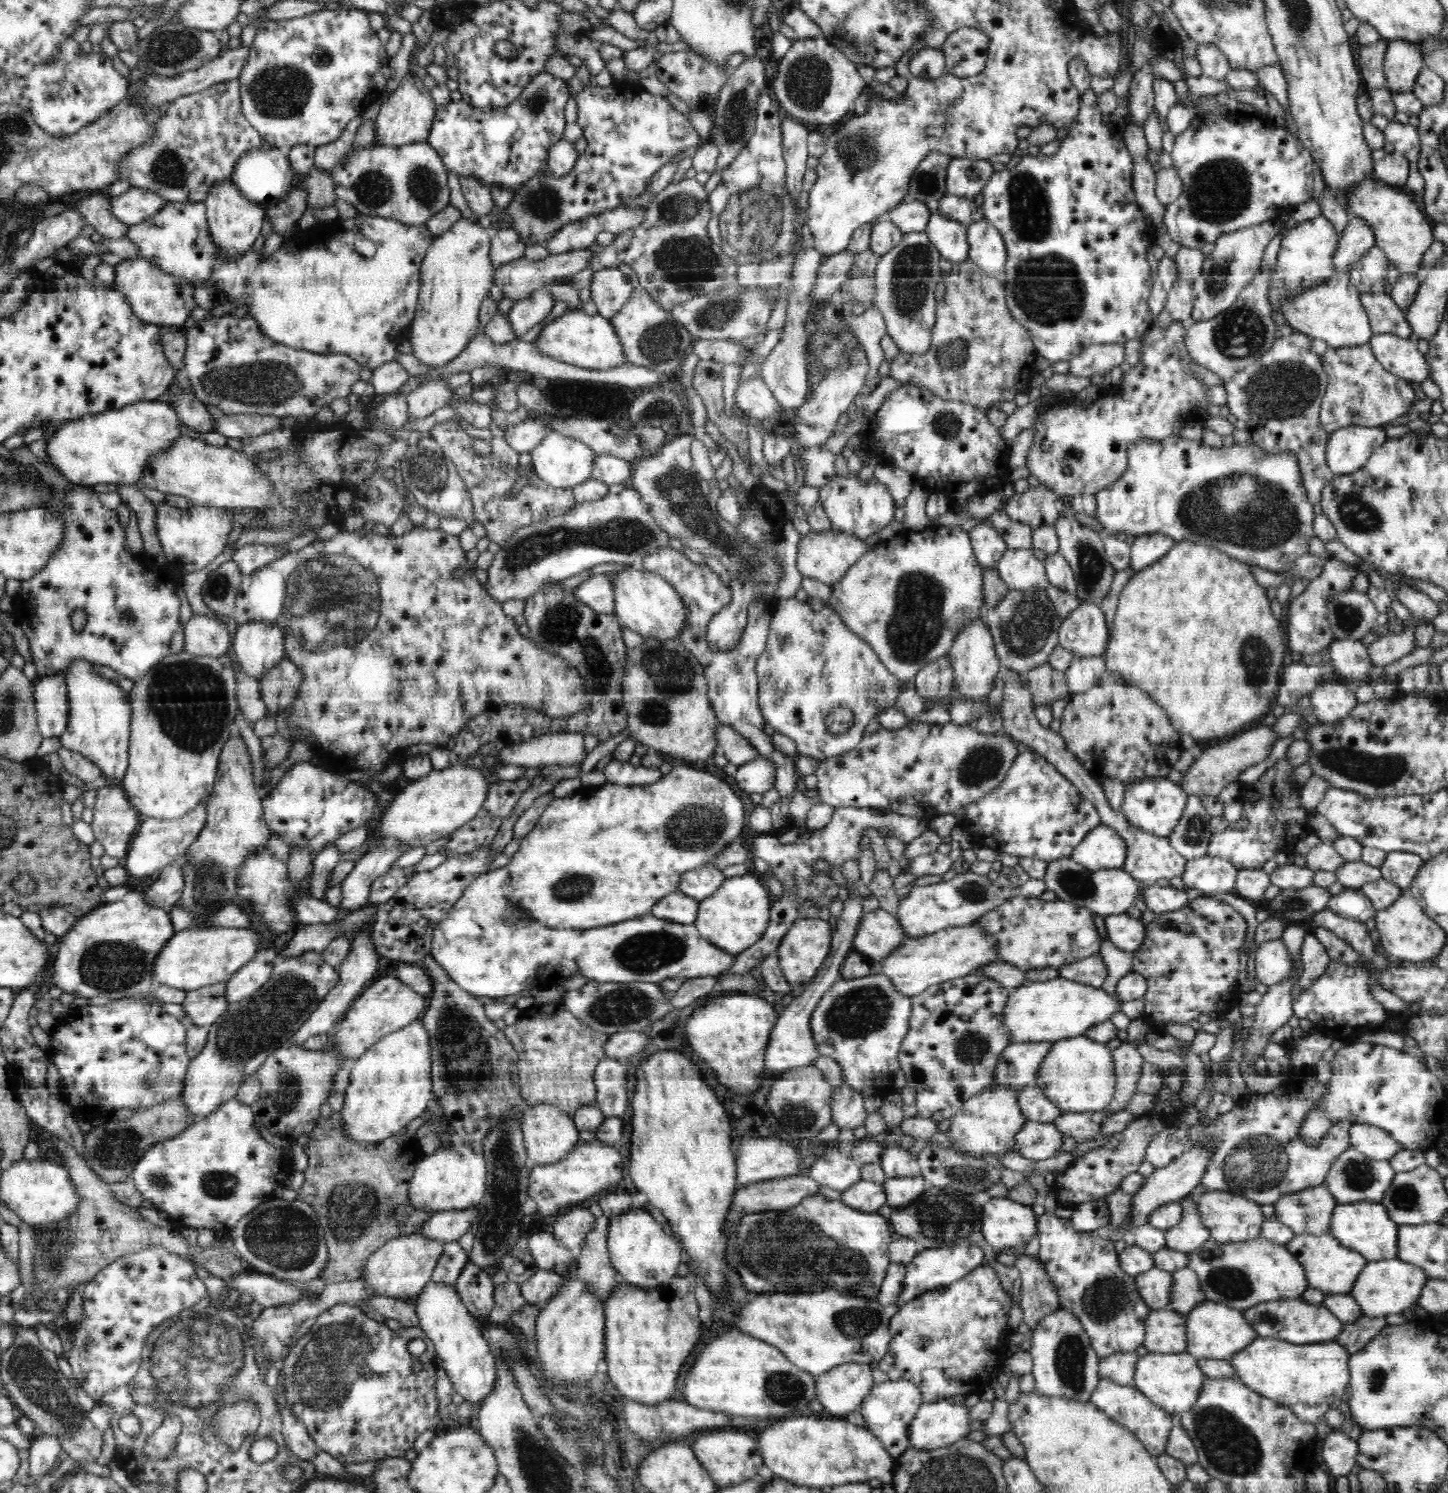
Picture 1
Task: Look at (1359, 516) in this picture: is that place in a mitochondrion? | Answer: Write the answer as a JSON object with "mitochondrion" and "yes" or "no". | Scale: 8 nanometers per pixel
{"mitochondrion":"yes"}

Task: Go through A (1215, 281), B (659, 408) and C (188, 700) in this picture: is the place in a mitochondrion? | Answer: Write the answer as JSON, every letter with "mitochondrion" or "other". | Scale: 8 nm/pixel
{"A":"mitochondrion","B":"mitochondrion","C":"mitochondrion"}

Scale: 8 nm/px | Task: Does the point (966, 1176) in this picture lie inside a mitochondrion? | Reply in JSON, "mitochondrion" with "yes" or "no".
{"mitochondrion":"yes"}

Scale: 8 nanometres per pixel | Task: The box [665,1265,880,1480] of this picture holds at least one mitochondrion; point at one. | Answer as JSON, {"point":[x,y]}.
{"point":[784,1388]}

